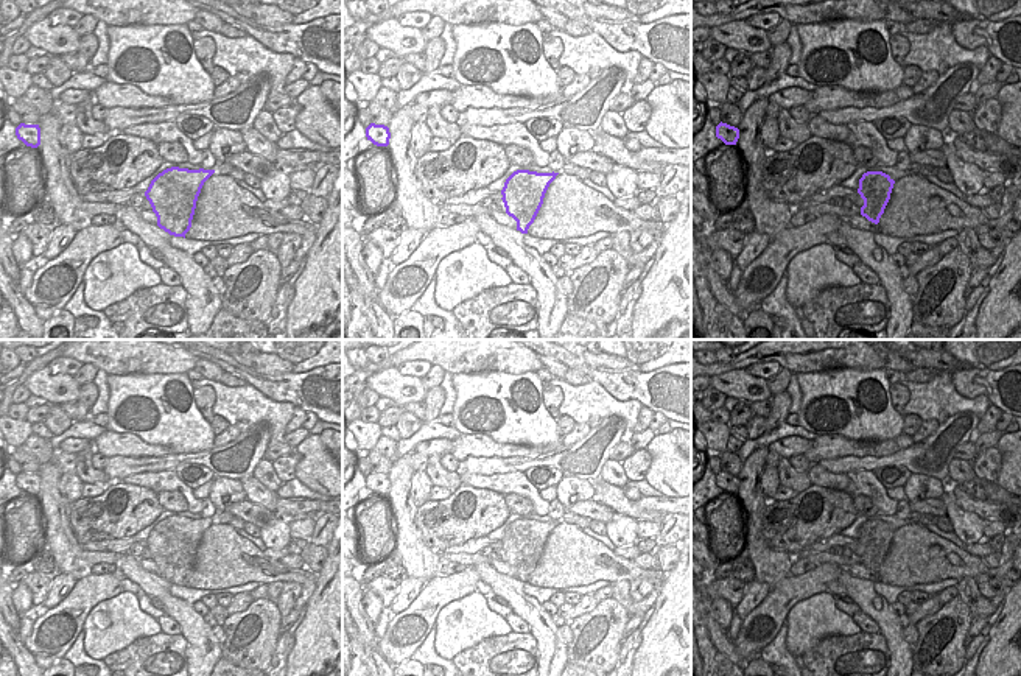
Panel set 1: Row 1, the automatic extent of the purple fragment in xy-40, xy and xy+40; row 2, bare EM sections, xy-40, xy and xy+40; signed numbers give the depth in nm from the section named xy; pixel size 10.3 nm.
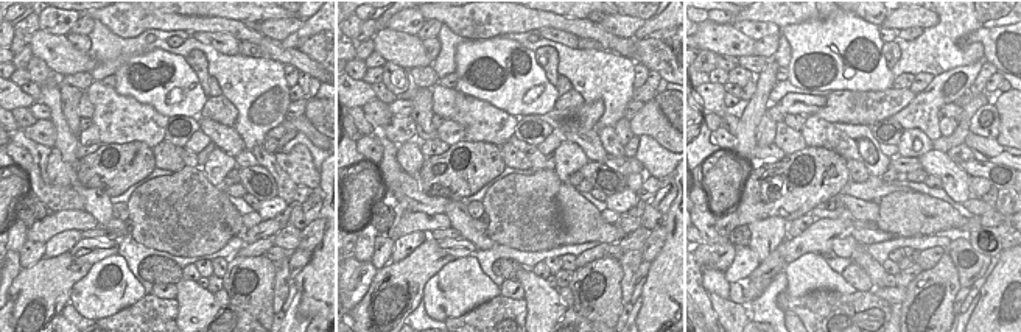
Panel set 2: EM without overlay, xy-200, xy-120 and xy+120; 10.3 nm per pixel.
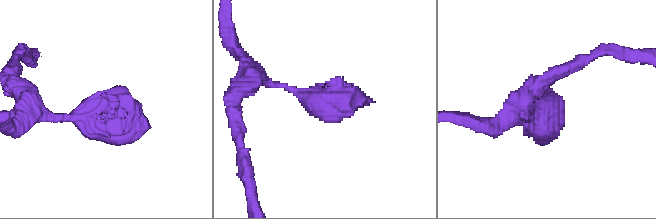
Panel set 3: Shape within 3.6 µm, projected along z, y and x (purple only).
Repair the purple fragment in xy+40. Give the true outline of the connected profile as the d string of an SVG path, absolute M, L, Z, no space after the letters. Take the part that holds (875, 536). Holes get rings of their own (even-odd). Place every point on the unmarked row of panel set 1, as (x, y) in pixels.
M867 520L859 528L858 542L864 548L861 564L878 573L890 548L895 530L882 520Z

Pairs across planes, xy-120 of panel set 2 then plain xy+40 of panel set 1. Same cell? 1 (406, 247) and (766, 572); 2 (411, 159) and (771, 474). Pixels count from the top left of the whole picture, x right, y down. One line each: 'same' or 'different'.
1: different
2: same

